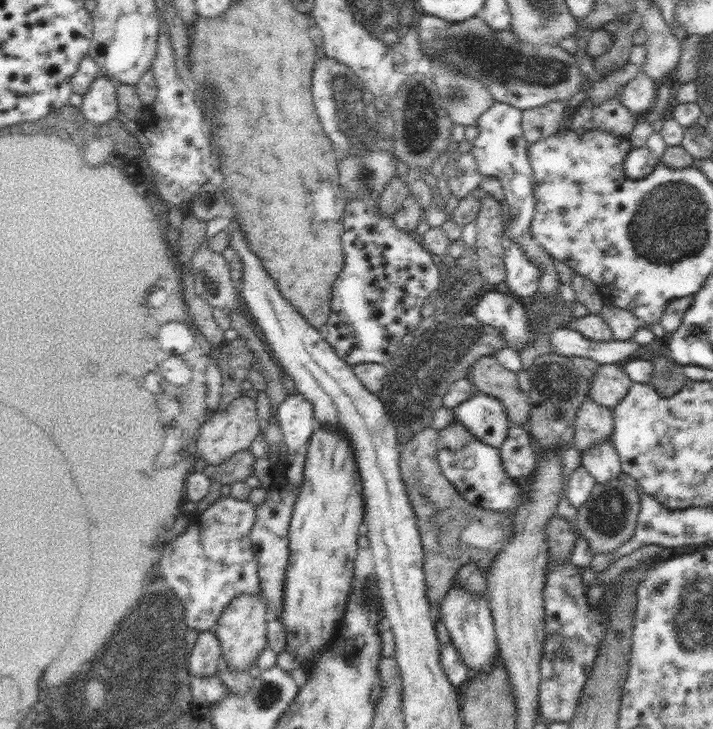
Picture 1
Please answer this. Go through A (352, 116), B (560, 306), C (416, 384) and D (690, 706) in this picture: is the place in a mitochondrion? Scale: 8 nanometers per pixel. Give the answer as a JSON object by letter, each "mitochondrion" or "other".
{"A":"mitochondrion","B":"mitochondrion","C":"mitochondrion","D":"other"}

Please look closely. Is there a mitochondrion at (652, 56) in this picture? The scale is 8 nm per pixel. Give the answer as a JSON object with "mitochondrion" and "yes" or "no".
{"mitochondrion":"no"}

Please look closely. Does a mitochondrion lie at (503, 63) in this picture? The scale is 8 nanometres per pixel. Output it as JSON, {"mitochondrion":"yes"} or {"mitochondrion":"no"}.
{"mitochondrion":"yes"}

